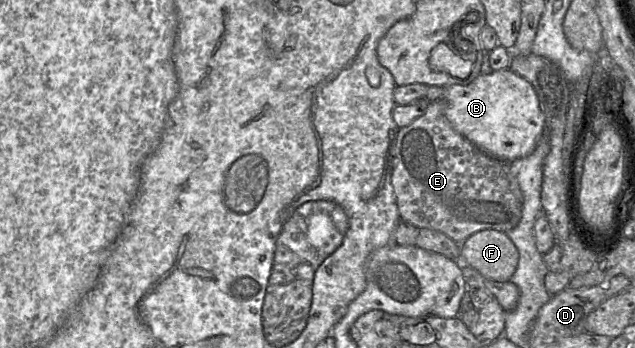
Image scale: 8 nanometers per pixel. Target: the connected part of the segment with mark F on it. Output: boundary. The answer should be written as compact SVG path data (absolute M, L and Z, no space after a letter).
M483 229L468 237L460 245L463 265L477 270L485 279L510 281L514 274L519 252L503 231Z

